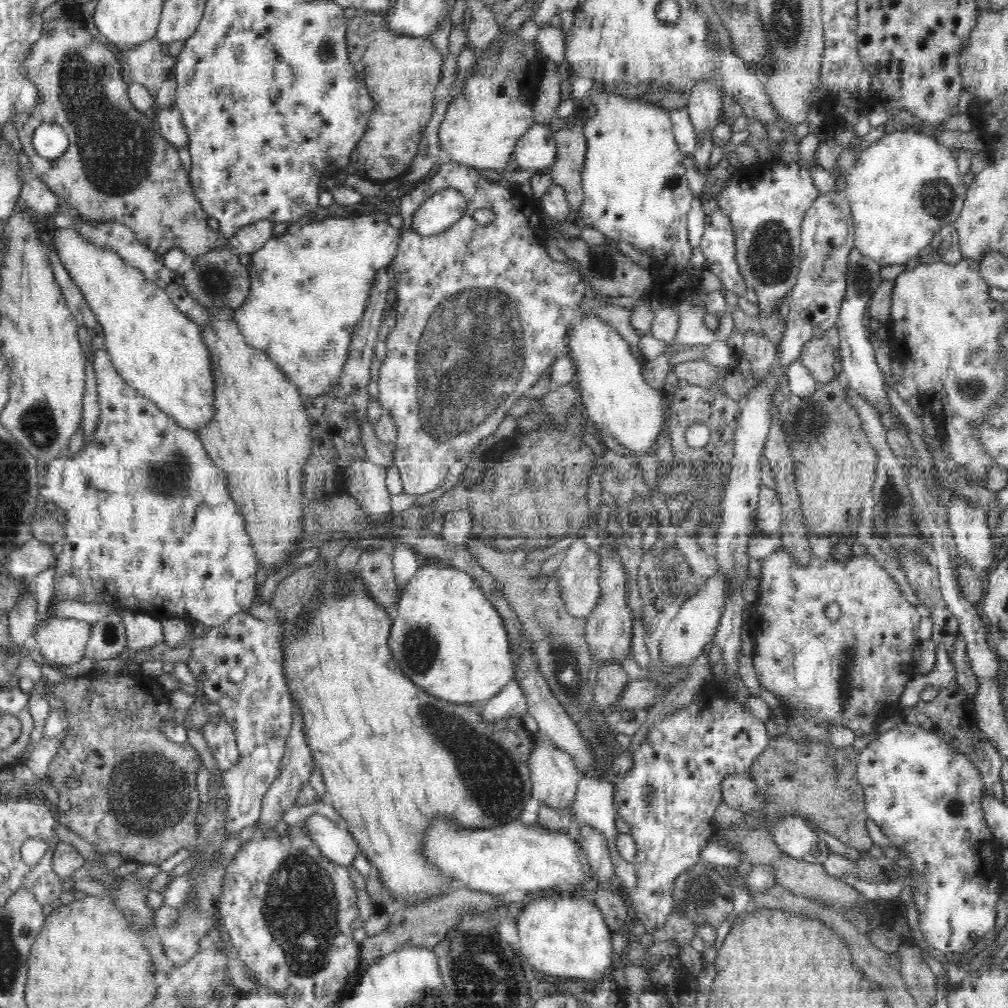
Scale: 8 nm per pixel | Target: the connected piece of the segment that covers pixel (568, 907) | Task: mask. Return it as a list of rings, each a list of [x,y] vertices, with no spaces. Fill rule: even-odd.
[[[567,893],[529,899],[516,918],[522,958],[552,976],[598,980],[611,965],[612,931],[590,898]]]

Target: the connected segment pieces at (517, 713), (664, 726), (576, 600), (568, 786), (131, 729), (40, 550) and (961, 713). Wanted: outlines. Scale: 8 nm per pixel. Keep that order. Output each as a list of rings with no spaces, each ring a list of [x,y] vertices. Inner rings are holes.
[[[512,679],[495,697],[483,702],[480,718],[486,724],[496,724],[500,718],[521,718],[528,710],[526,697],[517,683]]]
[[[716,698],[716,708],[714,706],[704,706],[702,702],[694,699],[691,703],[688,703],[685,707],[676,709],[674,712],[667,714],[663,719],[656,721],[651,729],[646,733],[646,738],[638,745],[638,748],[633,752],[632,760],[633,764],[630,770],[623,776],[623,779],[617,784],[614,794],[614,808],[617,814],[617,818],[624,820],[630,824],[630,835],[635,840],[637,855],[636,860],[633,862],[634,870],[638,884],[633,889],[629,889],[631,905],[645,928],[645,932],[648,934],[655,934],[656,940],[661,940],[664,937],[664,924],[670,916],[670,912],[673,910],[673,898],[672,887],[673,884],[685,870],[693,867],[696,863],[701,861],[701,850],[710,842],[711,837],[714,836],[714,830],[712,830],[712,821],[715,816],[715,812],[719,805],[723,802],[721,784],[724,778],[730,775],[746,773],[750,770],[751,764],[755,761],[755,758],[759,757],[759,754],[768,746],[770,737],[766,731],[766,726],[762,720],[758,719],[750,708],[745,704],[732,700],[726,700],[726,698]]]
[[[578,542],[568,548],[564,561],[556,571],[560,598],[567,613],[582,618],[590,616],[599,600],[600,554]]]
[[[540,731],[534,734],[534,739],[535,749],[532,750],[527,760],[532,796],[552,809],[572,809],[572,804],[576,800],[576,792],[578,792],[577,782],[582,778],[574,758],[545,739]]]
[[[135,668],[134,674],[110,674],[103,672],[102,670],[95,669],[89,673],[82,675],[81,677],[70,678],[66,682],[58,684],[48,684],[47,678],[41,678],[41,684],[43,684],[46,690],[68,690],[65,696],[63,708],[68,712],[68,722],[63,734],[62,742],[60,746],[56,748],[55,755],[49,764],[49,783],[58,790],[59,803],[56,806],[59,817],[57,818],[58,824],[66,827],[68,830],[75,832],[78,836],[81,836],[86,842],[90,843],[98,853],[113,853],[120,854],[125,858],[125,861],[136,862],[140,864],[158,864],[160,865],[164,860],[168,860],[171,856],[174,856],[180,848],[191,849],[194,846],[198,846],[199,838],[197,835],[196,816],[200,812],[200,796],[196,790],[196,773],[200,766],[200,755],[198,751],[190,745],[190,743],[174,743],[166,737],[164,734],[158,733],[158,724],[169,720],[172,724],[180,724],[187,729],[194,727],[202,732],[203,726],[210,720],[215,719],[214,711],[208,705],[204,704],[198,697],[196,701],[190,705],[189,708],[177,709],[173,707],[166,695],[166,699],[162,703],[157,704],[154,702],[154,689],[156,692],[162,689],[160,684],[156,681],[156,678],[142,677],[140,671]],[[68,776],[76,776],[79,778],[79,787],[69,789],[66,786],[66,780]]]
[[[30,539],[20,548],[16,548],[12,554],[8,554],[2,568],[14,579],[30,582],[40,572],[54,567],[58,557],[54,555],[49,544]]]
[[[955,679],[950,682],[948,688],[940,688],[937,697],[932,701],[925,703],[920,699],[918,704],[906,708],[906,717],[903,720],[910,725],[916,725],[937,734],[942,740],[945,740],[954,747],[956,751],[959,751],[960,754],[966,754],[975,766],[978,766],[977,769],[979,770],[986,792],[998,801],[1003,801],[1005,796],[1002,789],[1003,781],[1000,777],[1000,770],[1002,770],[1004,757],[979,729],[974,716],[974,701],[968,699],[968,696]]]

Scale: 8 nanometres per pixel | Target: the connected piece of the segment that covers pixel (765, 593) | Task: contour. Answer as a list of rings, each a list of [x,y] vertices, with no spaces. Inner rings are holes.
[[[781,547],[770,554],[766,559],[762,560],[760,570],[760,598],[754,606],[754,620],[758,622],[760,632],[756,634],[756,649],[753,656],[753,664],[755,673],[757,674],[757,683],[766,690],[773,692],[776,698],[782,701],[788,701],[791,706],[791,713],[789,720],[794,723],[808,738],[814,741],[828,742],[828,729],[827,726],[844,726],[850,728],[855,733],[855,736],[864,736],[865,734],[872,734],[877,732],[876,722],[880,718],[880,714],[884,712],[884,708],[888,704],[894,704],[901,700],[901,694],[905,686],[917,674],[915,672],[916,664],[914,664],[914,648],[918,646],[921,641],[918,637],[918,628],[920,624],[920,614],[916,611],[916,607],[906,601],[897,587],[896,582],[889,576],[888,572],[883,569],[878,562],[870,555],[865,556],[851,556],[843,563],[837,562],[834,558],[828,561],[820,561],[813,558],[808,566],[800,566],[790,557],[788,552],[784,551]],[[829,602],[839,604],[841,616],[836,621],[830,621],[826,617],[825,608]]]

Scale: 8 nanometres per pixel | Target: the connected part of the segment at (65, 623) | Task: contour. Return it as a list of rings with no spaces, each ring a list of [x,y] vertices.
[[[50,615],[47,620],[38,622],[33,635],[45,663],[68,667],[85,658],[90,633],[90,622]]]

